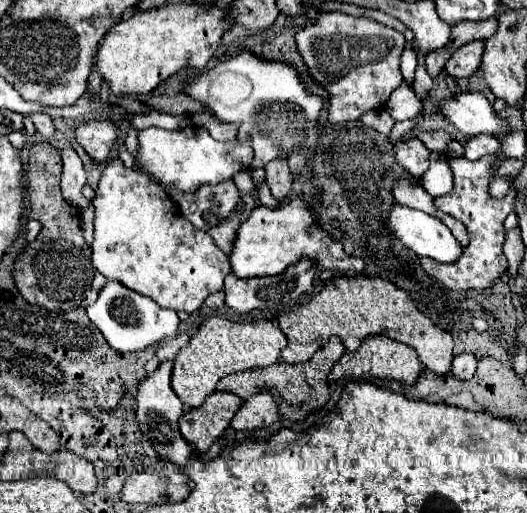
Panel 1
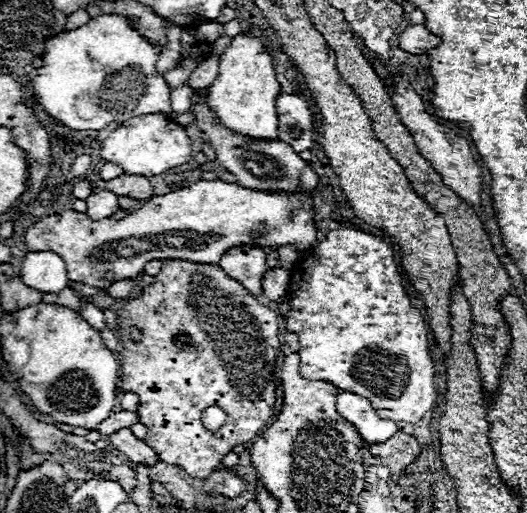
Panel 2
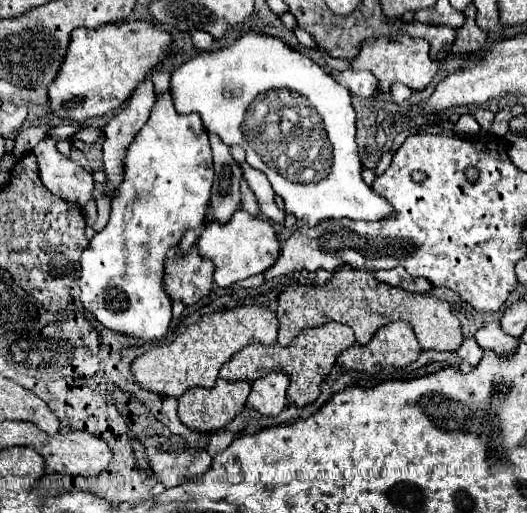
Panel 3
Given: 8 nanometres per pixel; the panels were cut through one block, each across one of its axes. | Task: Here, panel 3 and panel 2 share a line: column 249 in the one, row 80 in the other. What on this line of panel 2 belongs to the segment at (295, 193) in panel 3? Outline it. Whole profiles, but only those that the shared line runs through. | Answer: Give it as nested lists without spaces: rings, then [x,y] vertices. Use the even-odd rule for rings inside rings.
[[[124,16],[92,18],[88,24],[76,30],[64,30],[44,44],[44,66],[32,82],[40,104],[52,118],[72,130],[102,130],[110,122],[126,122],[144,114],[172,114],[168,84],[162,74],[154,76],[158,54],[158,48],[140,38],[138,32],[126,24]]]

